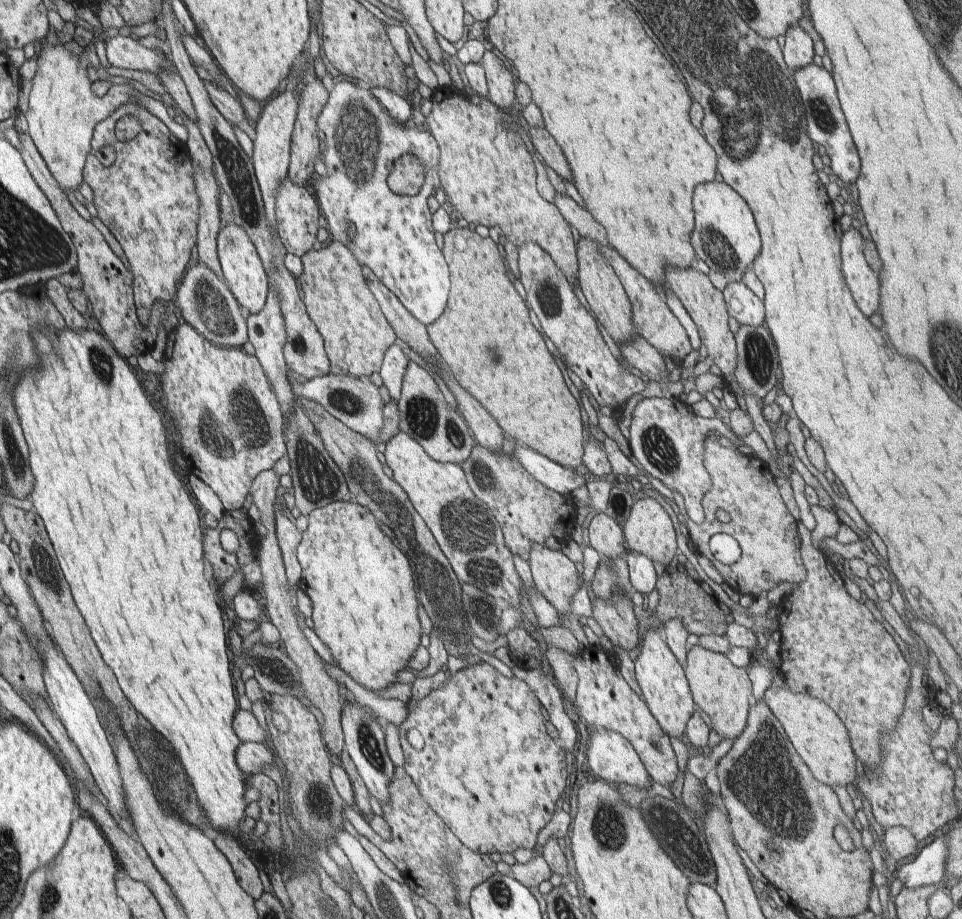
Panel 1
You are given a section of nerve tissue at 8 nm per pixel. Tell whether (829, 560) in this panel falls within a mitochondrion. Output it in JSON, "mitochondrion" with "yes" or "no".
{"mitochondrion":"no"}

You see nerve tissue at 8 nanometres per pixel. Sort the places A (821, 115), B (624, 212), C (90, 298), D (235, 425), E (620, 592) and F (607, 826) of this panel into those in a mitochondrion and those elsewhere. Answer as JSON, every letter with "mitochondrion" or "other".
{"A":"mitochondrion","B":"other","C":"other","D":"mitochondrion","E":"other","F":"mitochondrion"}

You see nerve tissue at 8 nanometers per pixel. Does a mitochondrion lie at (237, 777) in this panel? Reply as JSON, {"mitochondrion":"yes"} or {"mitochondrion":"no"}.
{"mitochondrion":"no"}

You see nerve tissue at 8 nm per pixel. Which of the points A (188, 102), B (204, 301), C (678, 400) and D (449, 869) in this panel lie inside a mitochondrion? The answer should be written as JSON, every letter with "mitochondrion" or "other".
{"A":"other","B":"mitochondrion","C":"other","D":"mitochondrion"}

